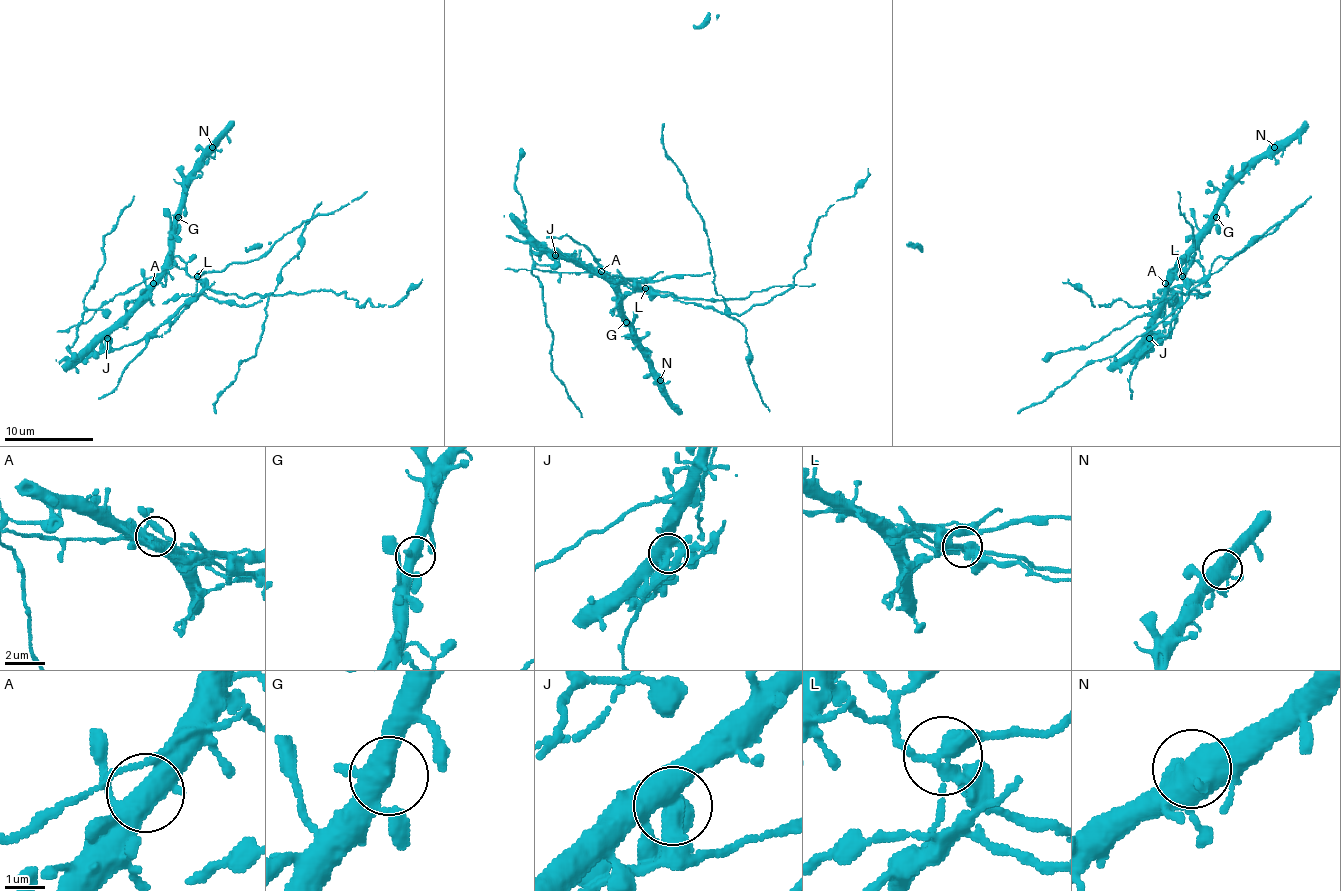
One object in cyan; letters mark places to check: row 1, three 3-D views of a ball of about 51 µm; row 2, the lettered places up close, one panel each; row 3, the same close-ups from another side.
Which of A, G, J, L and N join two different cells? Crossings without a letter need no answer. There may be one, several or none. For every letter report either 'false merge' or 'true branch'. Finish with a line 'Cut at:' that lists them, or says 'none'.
A: true branch
G: true branch
J: false merge
L: false merge
N: true branch
Cut at: J, L

